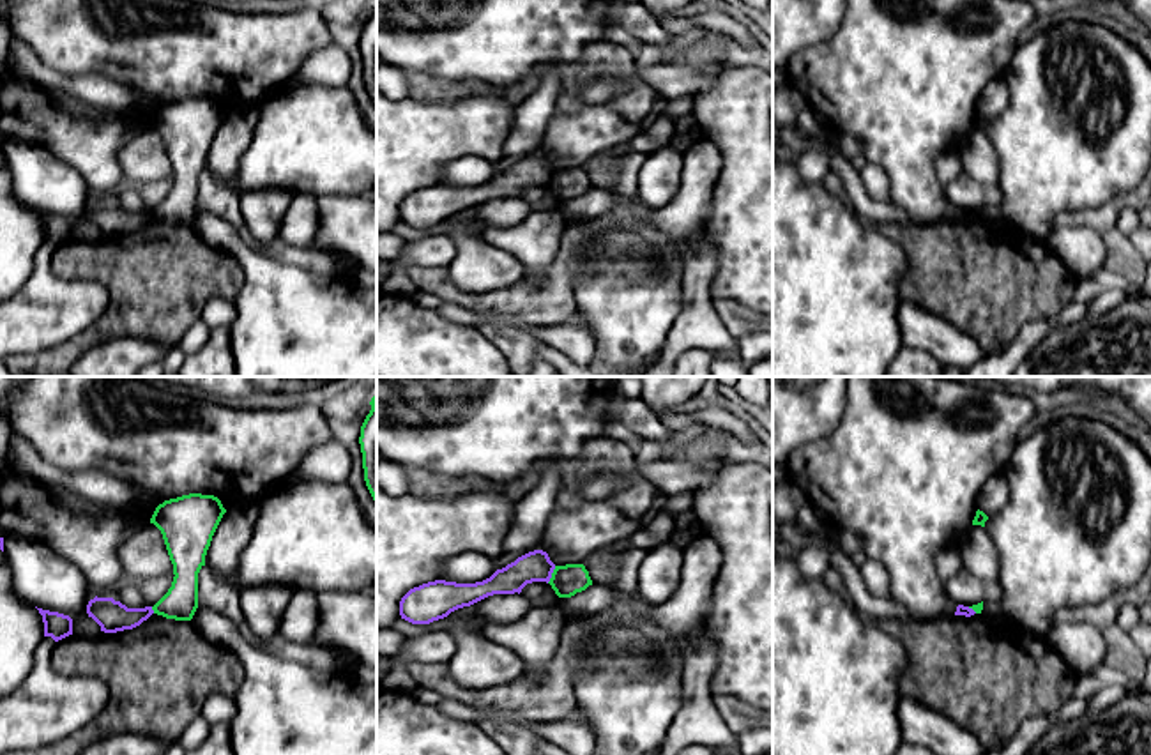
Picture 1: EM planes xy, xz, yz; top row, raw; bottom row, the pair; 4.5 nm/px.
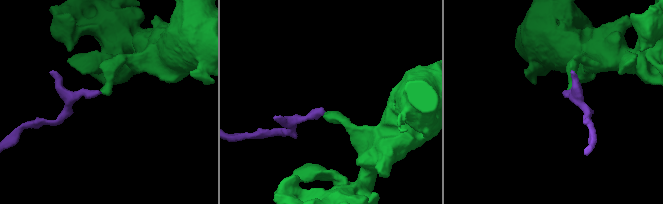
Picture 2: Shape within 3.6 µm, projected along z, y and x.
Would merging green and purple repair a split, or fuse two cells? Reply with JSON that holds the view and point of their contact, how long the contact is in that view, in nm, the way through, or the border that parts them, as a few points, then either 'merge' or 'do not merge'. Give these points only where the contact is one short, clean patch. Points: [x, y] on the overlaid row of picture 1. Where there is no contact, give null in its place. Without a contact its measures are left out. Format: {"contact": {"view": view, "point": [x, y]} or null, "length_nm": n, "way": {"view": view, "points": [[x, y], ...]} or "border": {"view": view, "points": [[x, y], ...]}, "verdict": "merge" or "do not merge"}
{"contact": {"view": "xz", "point": [552, 575]}, "length_nm": 90, "border": {"view": "xz", "points": [[556, 566], [547, 582]]}, "verdict": "do not merge"}

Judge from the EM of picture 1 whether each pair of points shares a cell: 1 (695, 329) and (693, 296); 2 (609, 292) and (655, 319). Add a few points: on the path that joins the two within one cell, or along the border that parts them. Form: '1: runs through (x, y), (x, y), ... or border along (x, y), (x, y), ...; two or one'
1: runs through (695, 320), (695, 305); one
2: runs through (619, 292), (628, 292), (644, 308); one

